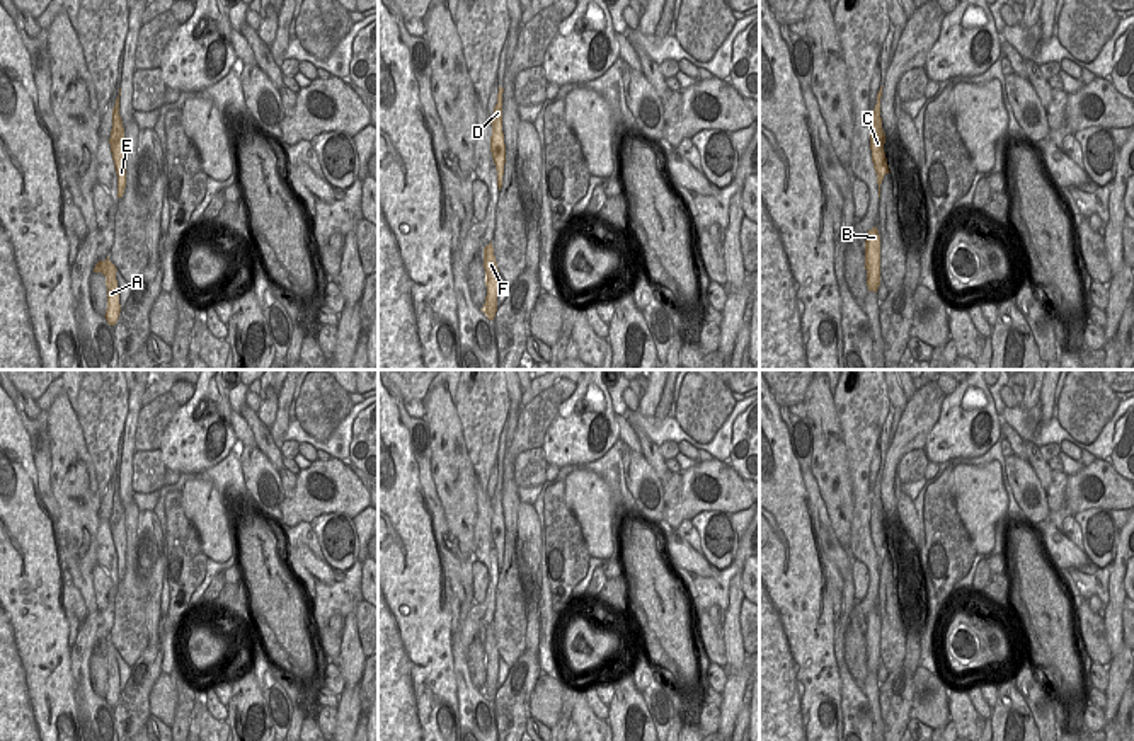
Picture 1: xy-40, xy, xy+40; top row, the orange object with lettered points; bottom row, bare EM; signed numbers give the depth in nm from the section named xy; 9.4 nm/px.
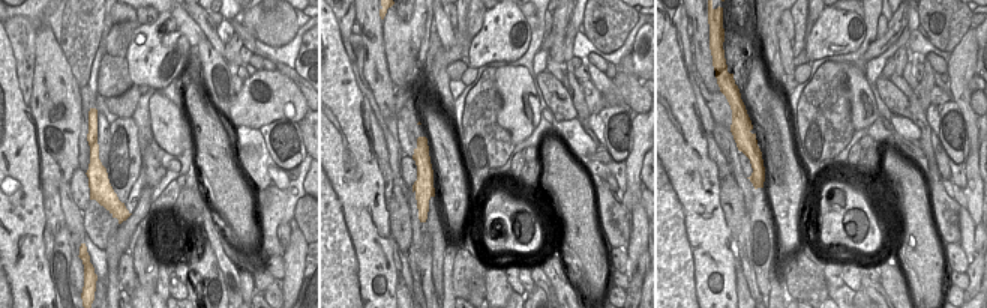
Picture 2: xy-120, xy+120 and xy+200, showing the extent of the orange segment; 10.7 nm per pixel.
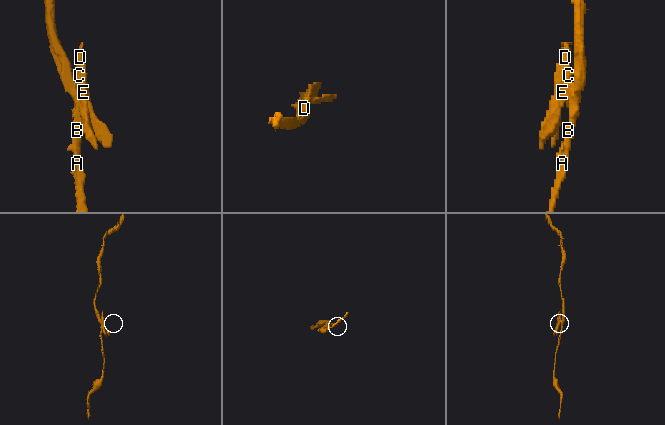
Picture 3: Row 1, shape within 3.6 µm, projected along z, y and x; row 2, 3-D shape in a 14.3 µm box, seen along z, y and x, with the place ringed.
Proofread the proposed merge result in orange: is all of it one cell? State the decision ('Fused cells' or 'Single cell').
Fused cells

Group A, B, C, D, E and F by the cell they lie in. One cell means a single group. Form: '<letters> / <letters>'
A B F / C D E

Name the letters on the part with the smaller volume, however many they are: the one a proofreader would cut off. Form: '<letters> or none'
C, D, E

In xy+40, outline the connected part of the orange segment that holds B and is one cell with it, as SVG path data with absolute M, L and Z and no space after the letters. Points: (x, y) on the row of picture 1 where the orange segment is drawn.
M877 227L868 230L865 240L865 269L868 291L875 291L880 286L880 235Z

